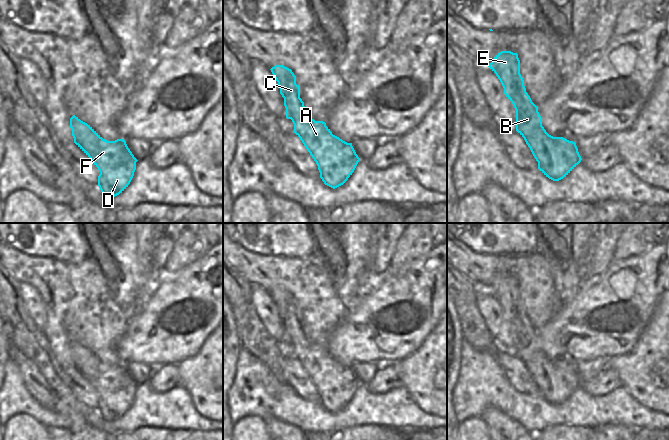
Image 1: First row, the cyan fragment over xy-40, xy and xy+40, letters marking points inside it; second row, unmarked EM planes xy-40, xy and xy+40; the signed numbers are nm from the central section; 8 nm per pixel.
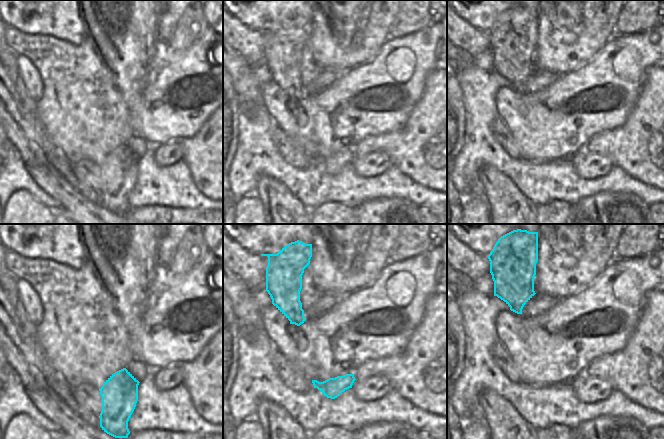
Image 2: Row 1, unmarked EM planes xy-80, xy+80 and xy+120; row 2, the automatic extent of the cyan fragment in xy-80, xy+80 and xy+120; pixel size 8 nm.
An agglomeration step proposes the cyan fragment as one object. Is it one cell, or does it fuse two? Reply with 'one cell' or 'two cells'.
one cell

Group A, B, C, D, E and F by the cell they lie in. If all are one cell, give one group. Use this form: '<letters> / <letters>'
A B C D E F

